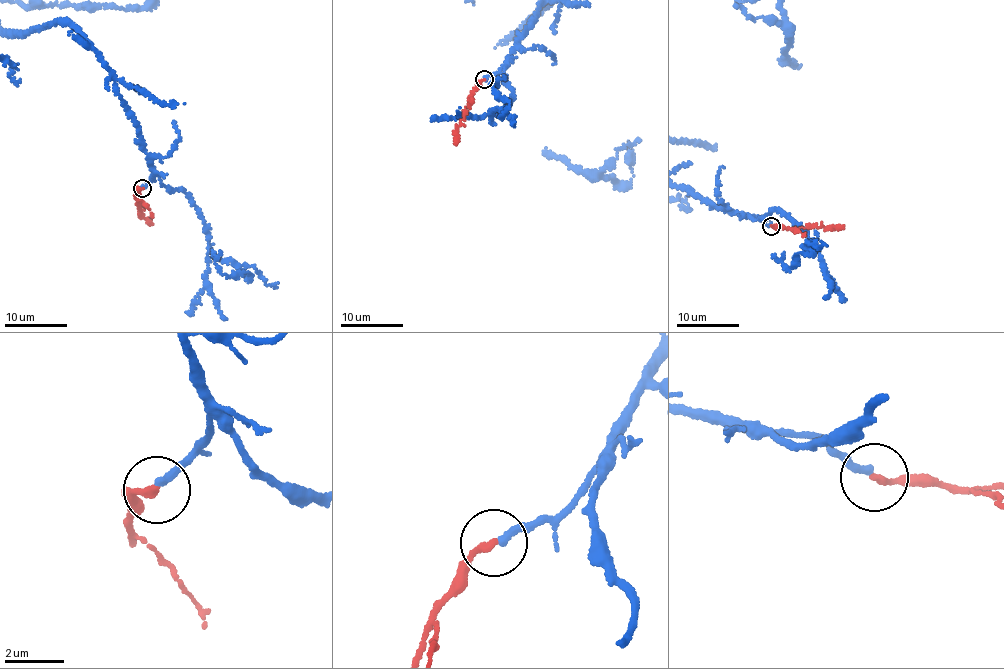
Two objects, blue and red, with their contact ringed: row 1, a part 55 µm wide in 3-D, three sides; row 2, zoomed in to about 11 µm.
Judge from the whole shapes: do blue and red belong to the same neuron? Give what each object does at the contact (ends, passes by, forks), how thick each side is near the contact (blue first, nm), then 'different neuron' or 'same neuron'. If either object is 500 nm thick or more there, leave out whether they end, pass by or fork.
blue ends; red ends; calibres 240 and 240 nm; different neuron

